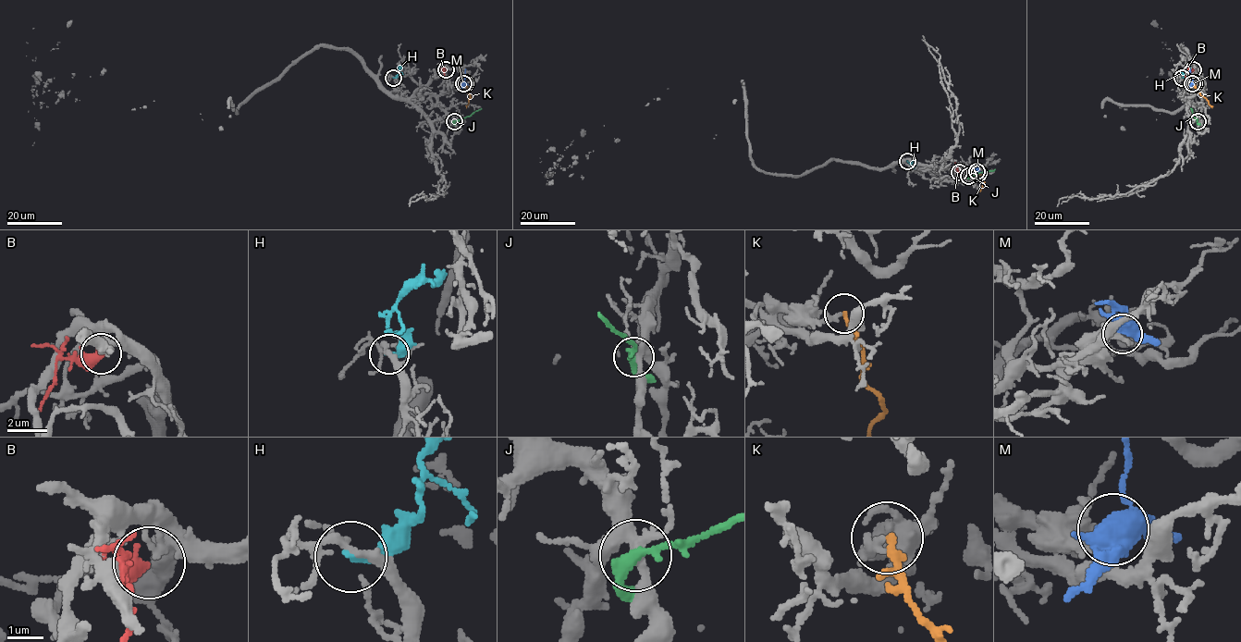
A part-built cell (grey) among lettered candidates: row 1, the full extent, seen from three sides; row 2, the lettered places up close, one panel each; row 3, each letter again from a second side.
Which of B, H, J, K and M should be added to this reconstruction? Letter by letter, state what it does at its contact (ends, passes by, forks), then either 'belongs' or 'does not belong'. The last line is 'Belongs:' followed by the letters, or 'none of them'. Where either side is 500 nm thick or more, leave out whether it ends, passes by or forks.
B: it ends | does not belong
H: it ends | does not belong
J: it passes by | does not belong
K: it ends | belongs
M: it forks | does not belong
Belongs: K

